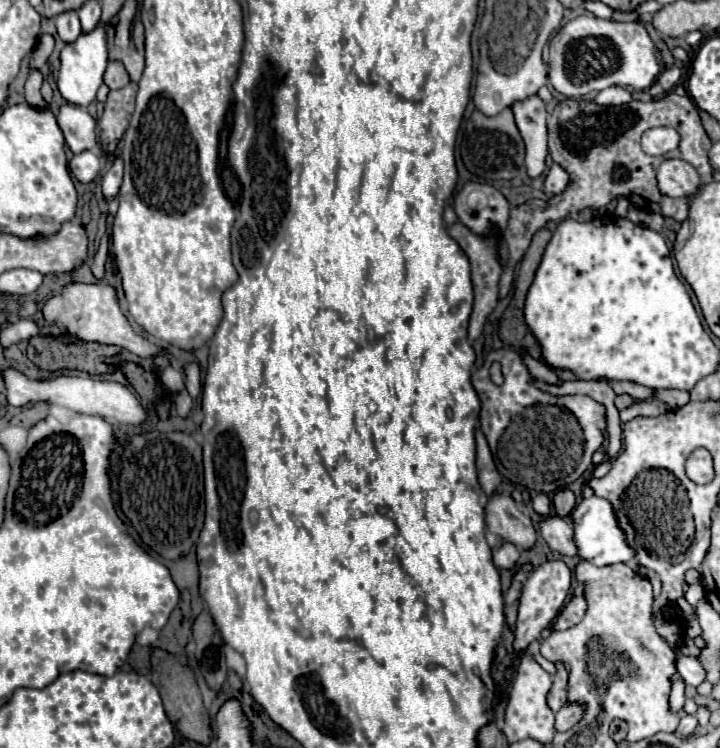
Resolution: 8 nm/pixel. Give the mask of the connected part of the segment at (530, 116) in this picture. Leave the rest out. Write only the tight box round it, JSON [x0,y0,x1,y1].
[513,95,547,179]

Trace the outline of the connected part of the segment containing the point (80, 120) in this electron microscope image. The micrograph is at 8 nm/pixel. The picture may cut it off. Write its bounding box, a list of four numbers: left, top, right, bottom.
[57,103,97,153]

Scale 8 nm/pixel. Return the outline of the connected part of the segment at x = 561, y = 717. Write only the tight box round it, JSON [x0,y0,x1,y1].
[555,703,585,731]

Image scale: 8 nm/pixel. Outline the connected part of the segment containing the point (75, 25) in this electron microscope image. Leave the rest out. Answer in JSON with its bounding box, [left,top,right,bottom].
[55,11,81,43]

